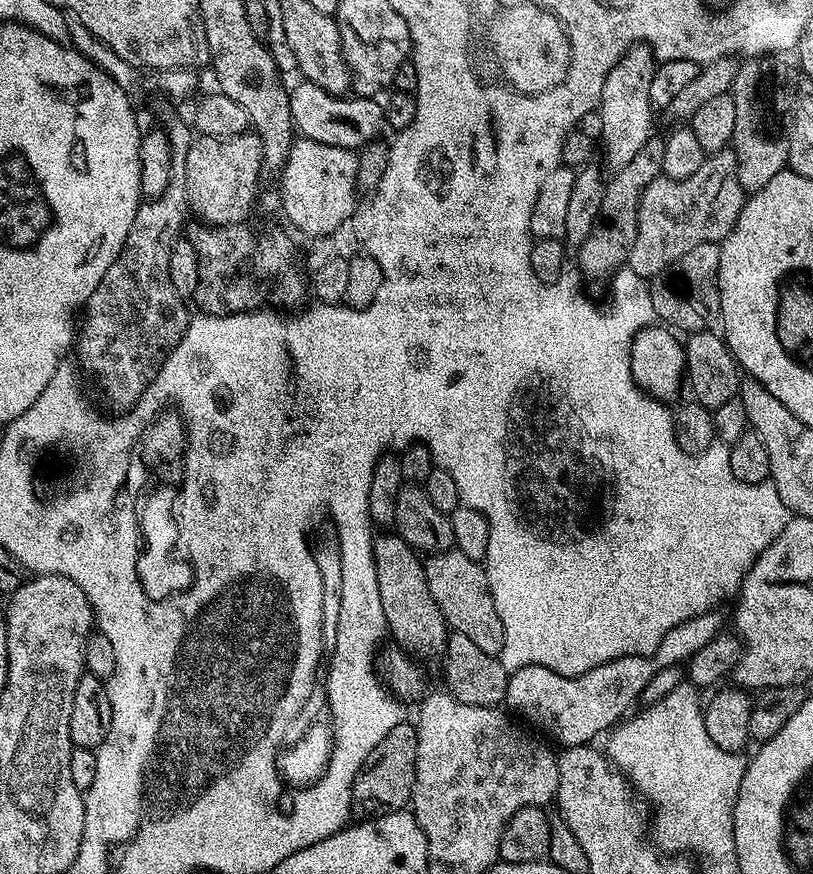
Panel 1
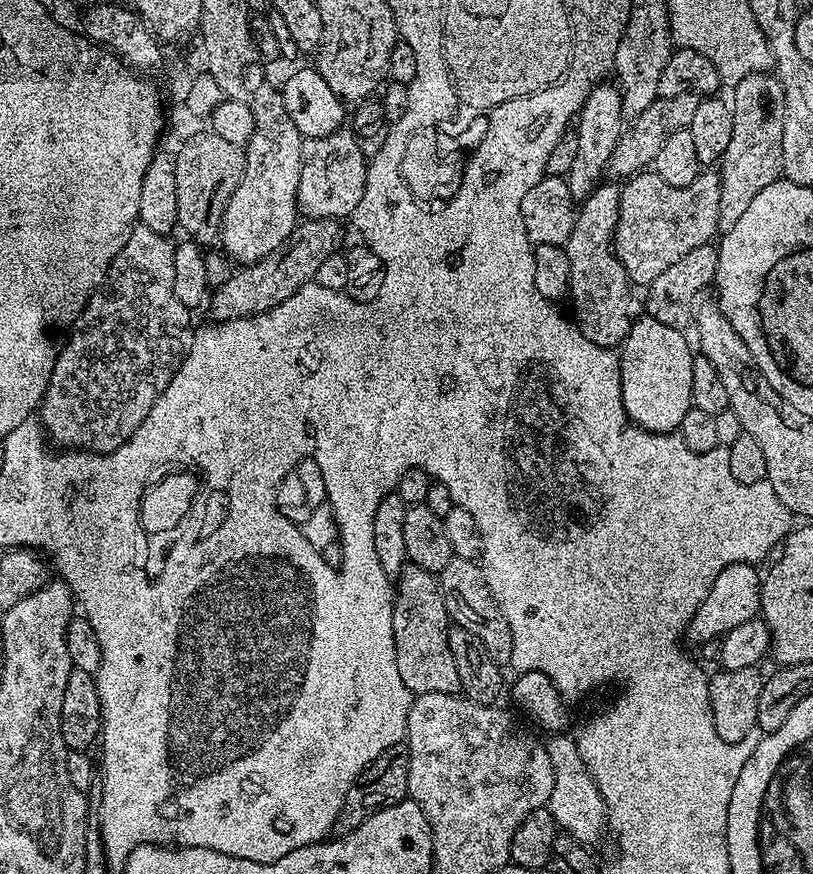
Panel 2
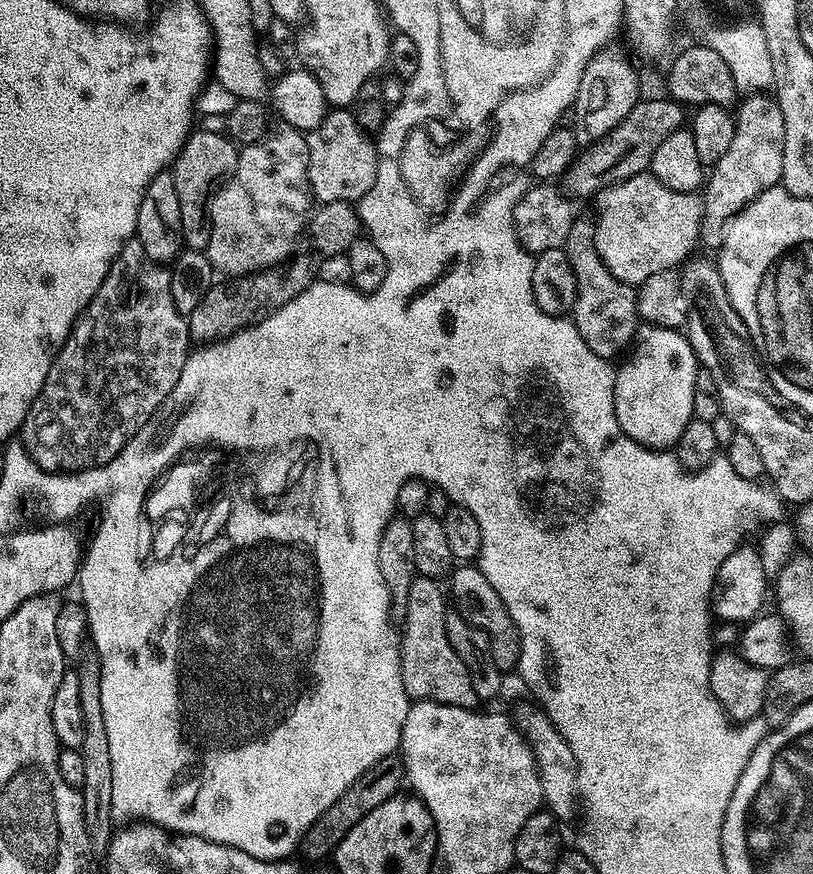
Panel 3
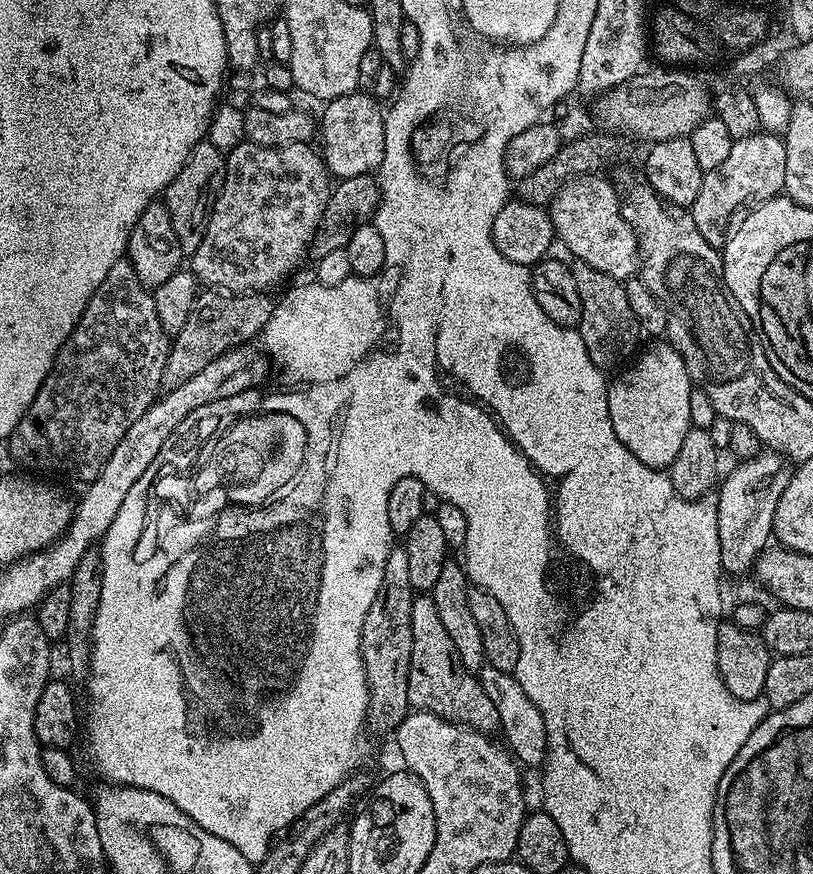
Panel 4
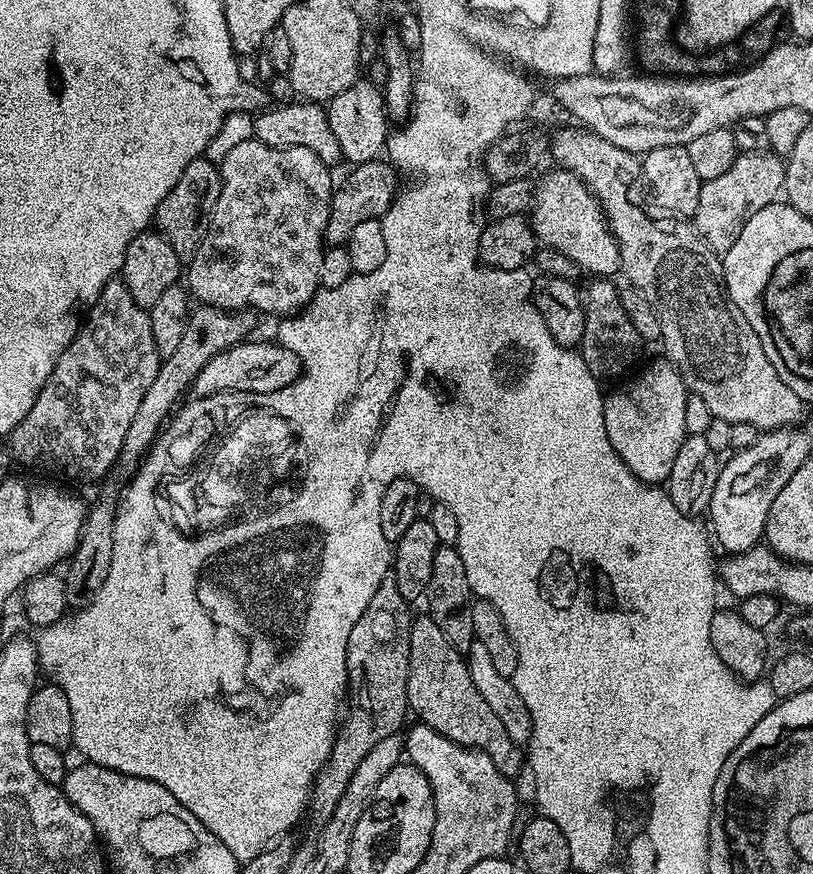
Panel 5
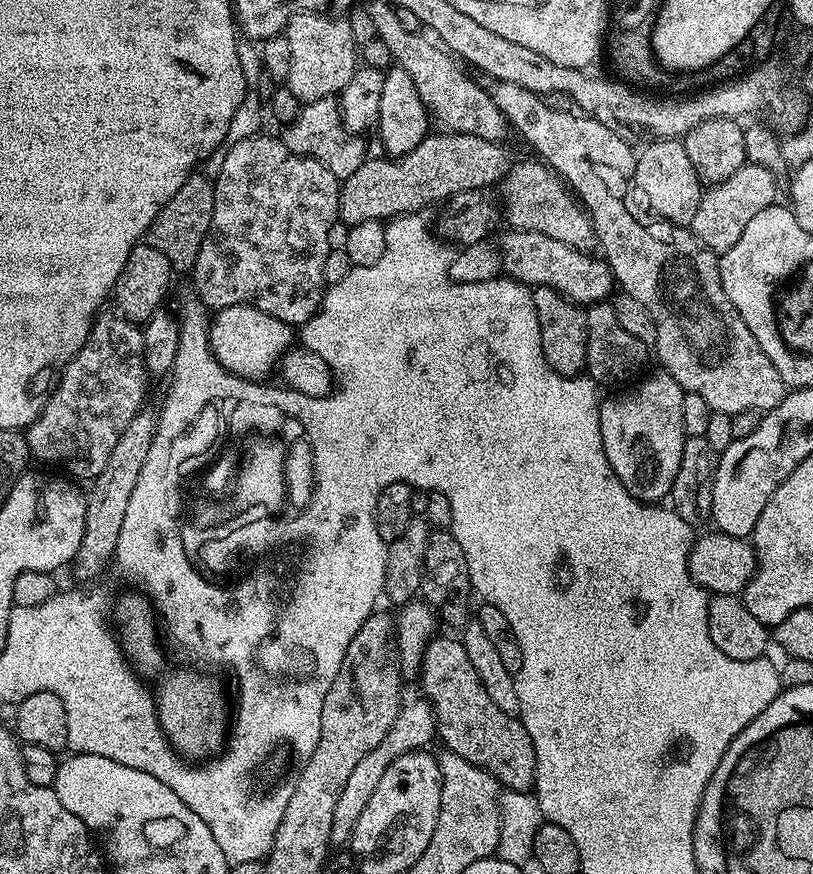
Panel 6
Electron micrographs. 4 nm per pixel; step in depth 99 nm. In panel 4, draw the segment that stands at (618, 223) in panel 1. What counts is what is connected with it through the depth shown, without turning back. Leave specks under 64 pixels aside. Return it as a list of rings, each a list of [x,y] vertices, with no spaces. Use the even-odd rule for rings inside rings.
[[[573,259],[570,267],[580,299],[578,331],[582,342],[586,342],[586,354],[590,354],[590,362],[601,370],[609,370],[615,364],[623,365],[637,351],[638,333],[634,310],[630,310],[630,298],[626,298],[624,284],[610,278],[610,274],[602,274],[602,270],[594,270],[594,266],[586,266],[586,262],[581,260]]]

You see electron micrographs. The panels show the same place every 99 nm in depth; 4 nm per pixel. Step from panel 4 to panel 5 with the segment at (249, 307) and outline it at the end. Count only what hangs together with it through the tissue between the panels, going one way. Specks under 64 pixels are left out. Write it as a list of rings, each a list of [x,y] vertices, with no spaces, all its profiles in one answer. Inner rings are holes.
[[[200,304],[191,309],[182,342],[178,342],[178,350],[163,357],[154,382],[150,382],[150,390],[146,390],[146,398],[142,398],[142,406],[138,406],[138,414],[134,414],[134,422],[130,422],[130,430],[126,430],[126,438],[120,447],[119,467],[135,467],[141,463],[165,427],[169,416],[181,403],[180,395],[193,387],[197,374],[217,352],[226,351],[241,341],[247,341],[253,335],[251,332],[256,319],[257,313],[252,310],[229,310],[216,308],[213,304]]]

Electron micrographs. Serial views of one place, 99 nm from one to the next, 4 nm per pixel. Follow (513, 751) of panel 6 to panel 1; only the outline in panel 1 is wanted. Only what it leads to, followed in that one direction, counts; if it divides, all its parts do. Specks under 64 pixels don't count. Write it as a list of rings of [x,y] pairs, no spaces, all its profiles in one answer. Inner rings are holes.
[[[389,534],[377,535],[373,539],[372,557],[378,574],[378,598],[382,598],[384,622],[390,636],[396,639],[393,641],[411,650],[417,657],[439,657],[448,643],[450,629],[438,602],[434,602],[434,594],[430,594],[430,586],[426,586],[421,553],[416,552],[401,536]]]

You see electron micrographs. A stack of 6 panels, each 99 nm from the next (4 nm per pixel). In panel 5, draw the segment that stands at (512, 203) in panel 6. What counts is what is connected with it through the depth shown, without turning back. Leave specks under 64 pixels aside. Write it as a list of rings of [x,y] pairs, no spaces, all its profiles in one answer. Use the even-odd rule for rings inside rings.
[[[555,170],[548,172],[541,178],[540,184],[535,185],[535,196],[530,209],[530,223],[537,241],[547,246],[553,252],[565,255],[577,269],[584,268],[596,278],[612,278],[621,271],[620,251],[612,232],[608,228],[608,221],[604,219],[604,212],[596,195],[578,179],[572,172]]]

